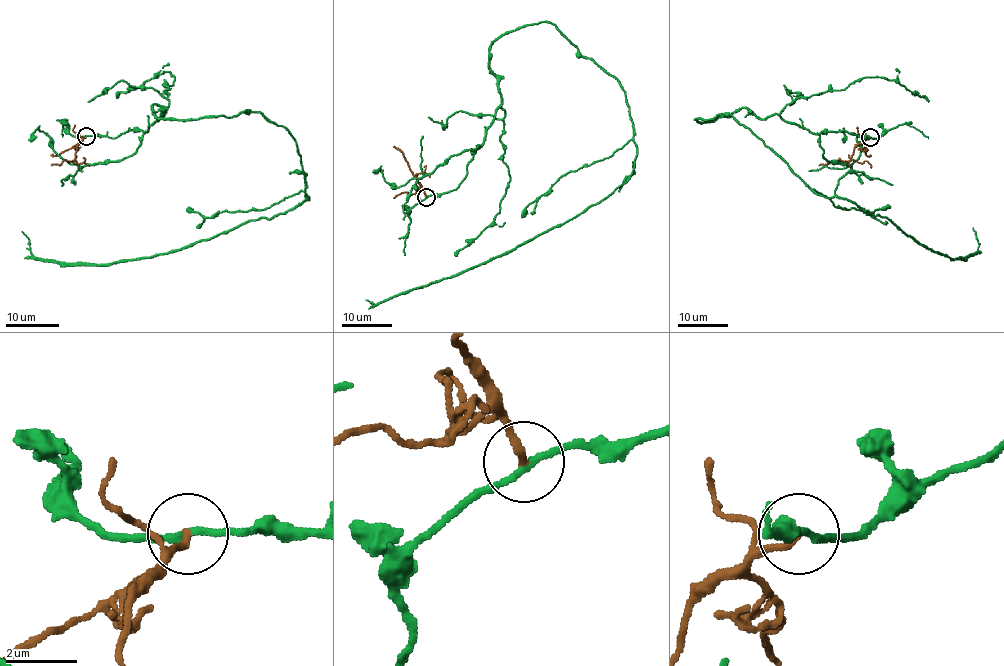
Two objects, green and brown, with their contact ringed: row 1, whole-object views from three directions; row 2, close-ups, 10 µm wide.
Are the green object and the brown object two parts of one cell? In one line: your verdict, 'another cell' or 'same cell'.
another cell

